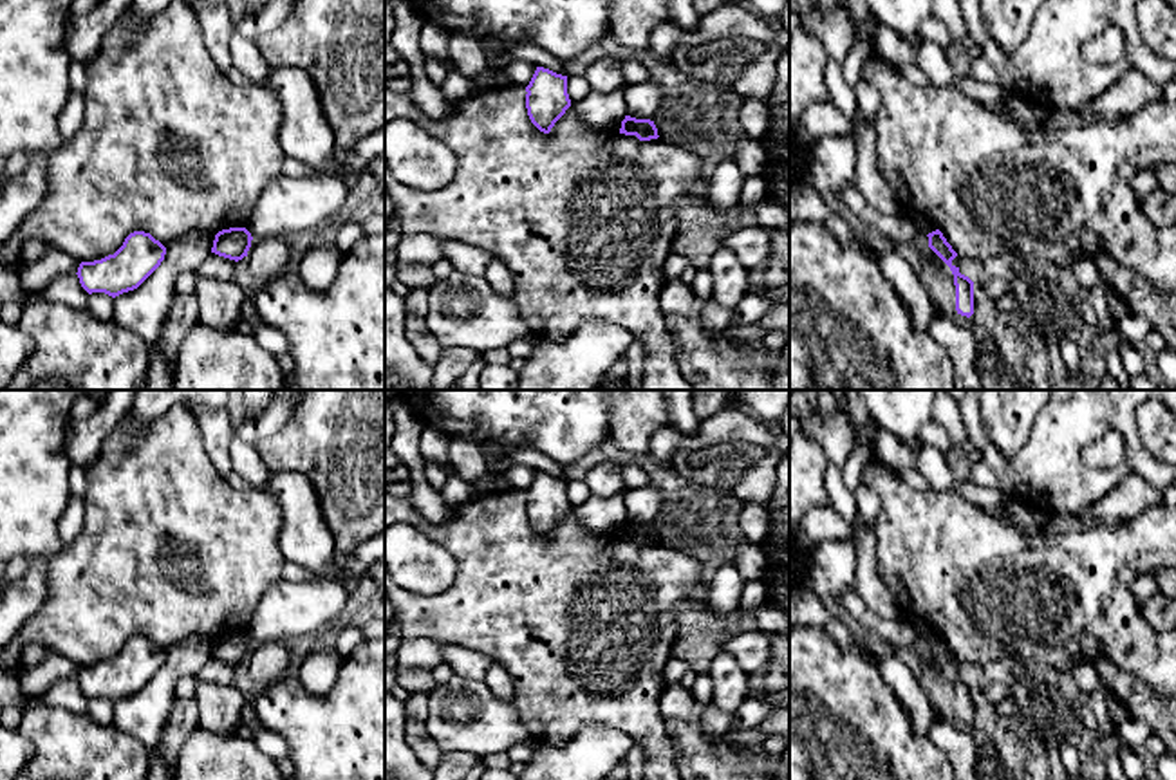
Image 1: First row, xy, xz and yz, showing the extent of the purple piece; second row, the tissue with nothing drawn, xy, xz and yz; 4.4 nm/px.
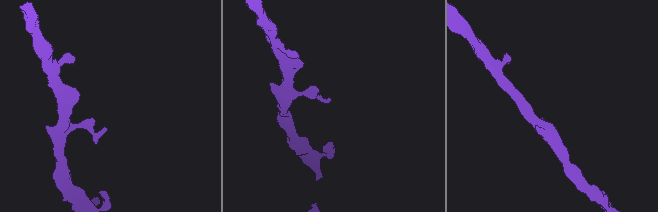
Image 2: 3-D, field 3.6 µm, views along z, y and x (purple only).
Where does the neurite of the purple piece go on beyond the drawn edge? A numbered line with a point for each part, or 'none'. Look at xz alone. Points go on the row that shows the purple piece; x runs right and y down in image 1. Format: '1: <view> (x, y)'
none

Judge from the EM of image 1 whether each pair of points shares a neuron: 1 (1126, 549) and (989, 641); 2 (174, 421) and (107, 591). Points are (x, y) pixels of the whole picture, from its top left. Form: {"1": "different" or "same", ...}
{"1": "same", "2": "same"}

